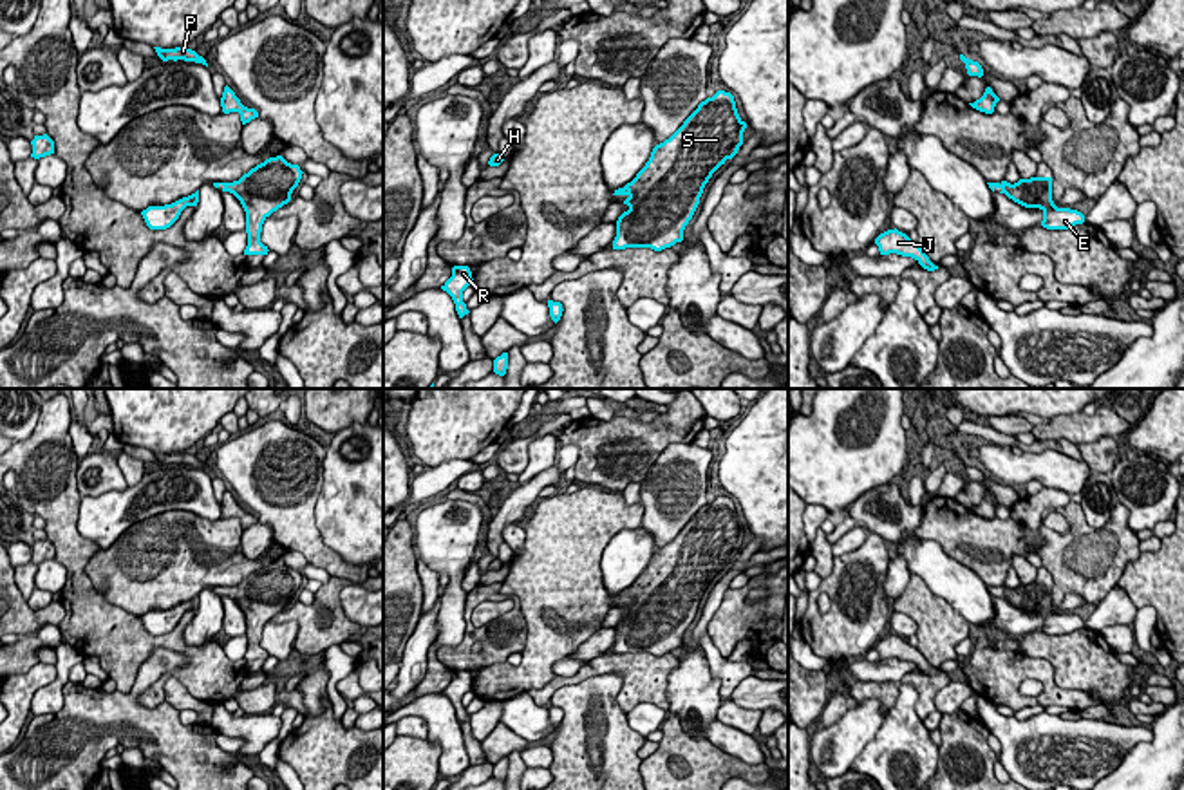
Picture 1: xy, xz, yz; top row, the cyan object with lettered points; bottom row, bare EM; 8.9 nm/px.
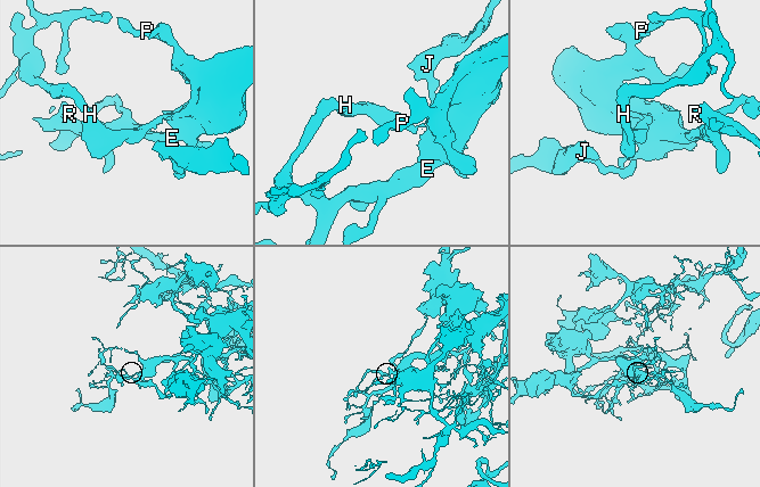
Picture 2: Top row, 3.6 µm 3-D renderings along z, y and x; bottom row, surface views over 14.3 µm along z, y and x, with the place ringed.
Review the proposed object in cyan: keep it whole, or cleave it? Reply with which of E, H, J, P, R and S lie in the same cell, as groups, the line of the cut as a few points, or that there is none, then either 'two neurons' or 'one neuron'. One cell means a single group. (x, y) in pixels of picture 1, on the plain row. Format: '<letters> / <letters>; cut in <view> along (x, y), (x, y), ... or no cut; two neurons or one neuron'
E H J P R S; no cut; one neuron

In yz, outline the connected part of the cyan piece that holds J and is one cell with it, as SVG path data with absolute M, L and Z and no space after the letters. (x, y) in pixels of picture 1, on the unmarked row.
M888 635L880 638L875 644L875 649L879 651L880 660L897 658L902 662L915 663L924 674L935 676L938 671L935 671L929 662L924 658L924 654L913 647L906 638L895 635Z

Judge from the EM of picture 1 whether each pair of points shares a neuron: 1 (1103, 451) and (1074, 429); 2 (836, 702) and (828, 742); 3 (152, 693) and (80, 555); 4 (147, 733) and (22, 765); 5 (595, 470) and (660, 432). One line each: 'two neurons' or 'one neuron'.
1: two neurons
2: two neurons
3: one neuron
4: one neuron
5: one neuron

